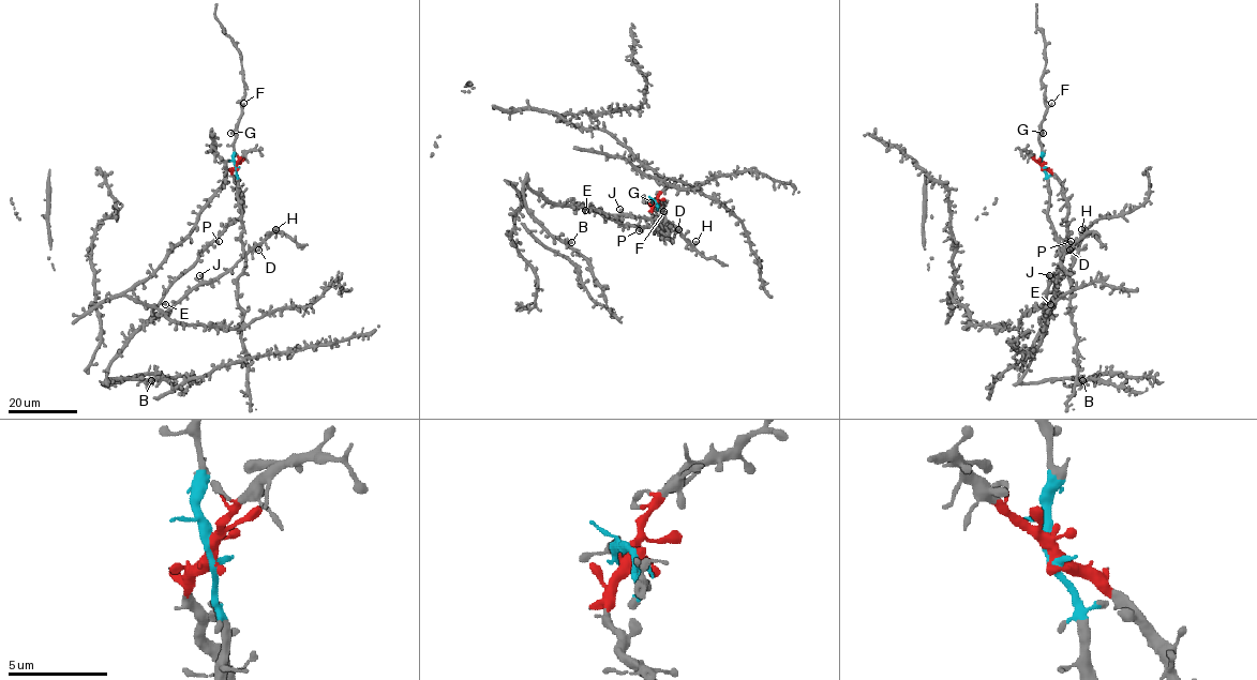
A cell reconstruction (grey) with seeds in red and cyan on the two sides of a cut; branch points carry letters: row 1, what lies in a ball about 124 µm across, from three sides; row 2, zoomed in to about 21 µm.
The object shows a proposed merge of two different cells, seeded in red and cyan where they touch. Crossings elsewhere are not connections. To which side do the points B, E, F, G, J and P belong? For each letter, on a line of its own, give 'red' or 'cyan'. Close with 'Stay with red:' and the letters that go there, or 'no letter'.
B: red
E: red
F: cyan
G: cyan
J: red
P: red
Stay with red: B, E, J, P

